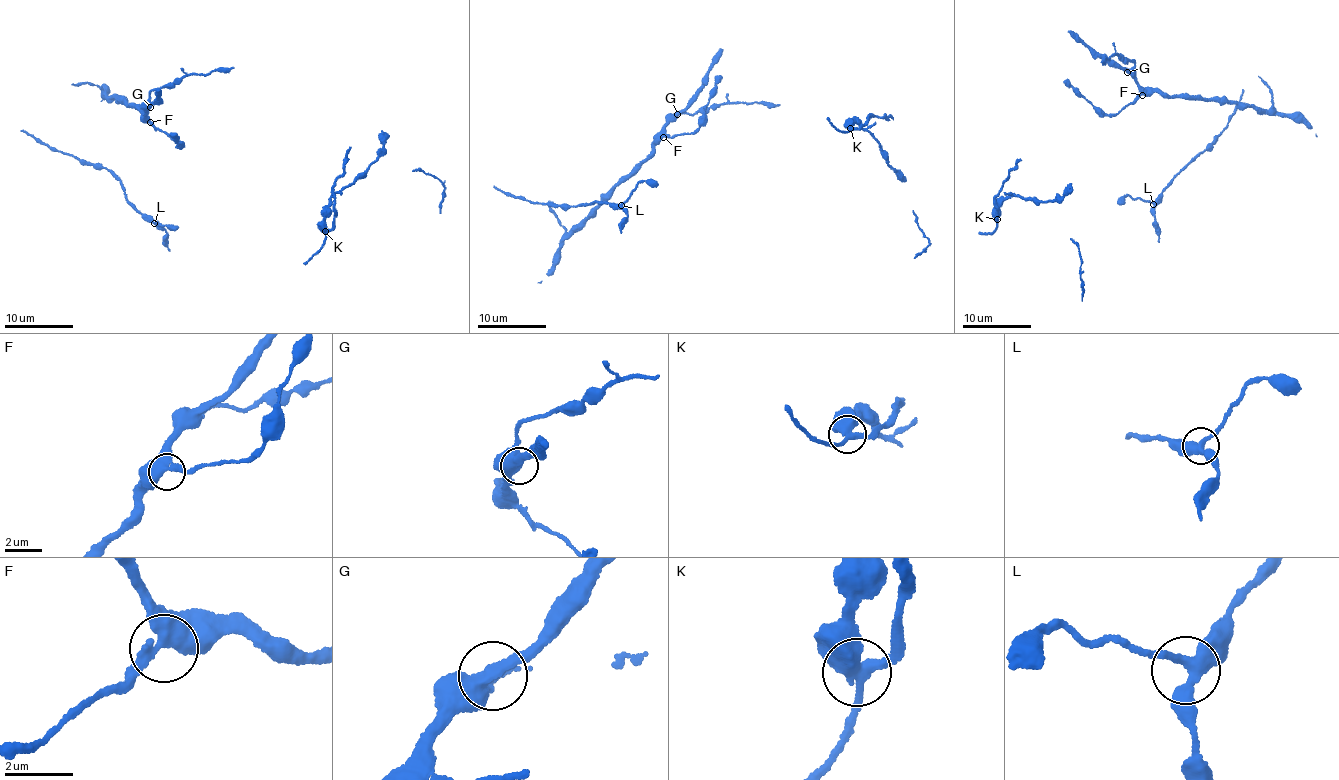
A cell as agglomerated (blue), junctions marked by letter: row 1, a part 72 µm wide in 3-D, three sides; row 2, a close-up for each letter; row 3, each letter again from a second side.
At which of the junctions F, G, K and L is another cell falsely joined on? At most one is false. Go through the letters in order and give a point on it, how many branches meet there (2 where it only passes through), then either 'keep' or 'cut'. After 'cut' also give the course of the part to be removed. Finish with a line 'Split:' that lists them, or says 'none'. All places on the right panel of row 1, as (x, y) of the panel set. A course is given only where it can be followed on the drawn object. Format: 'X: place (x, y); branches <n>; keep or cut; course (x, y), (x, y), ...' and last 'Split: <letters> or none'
F: place (1142, 95); branches 3; keep
G: place (1127, 72); branches 3; keep
K: place (997, 219); branches 3; cut
L: place (1153, 204); branches 3; keep
Split: K

